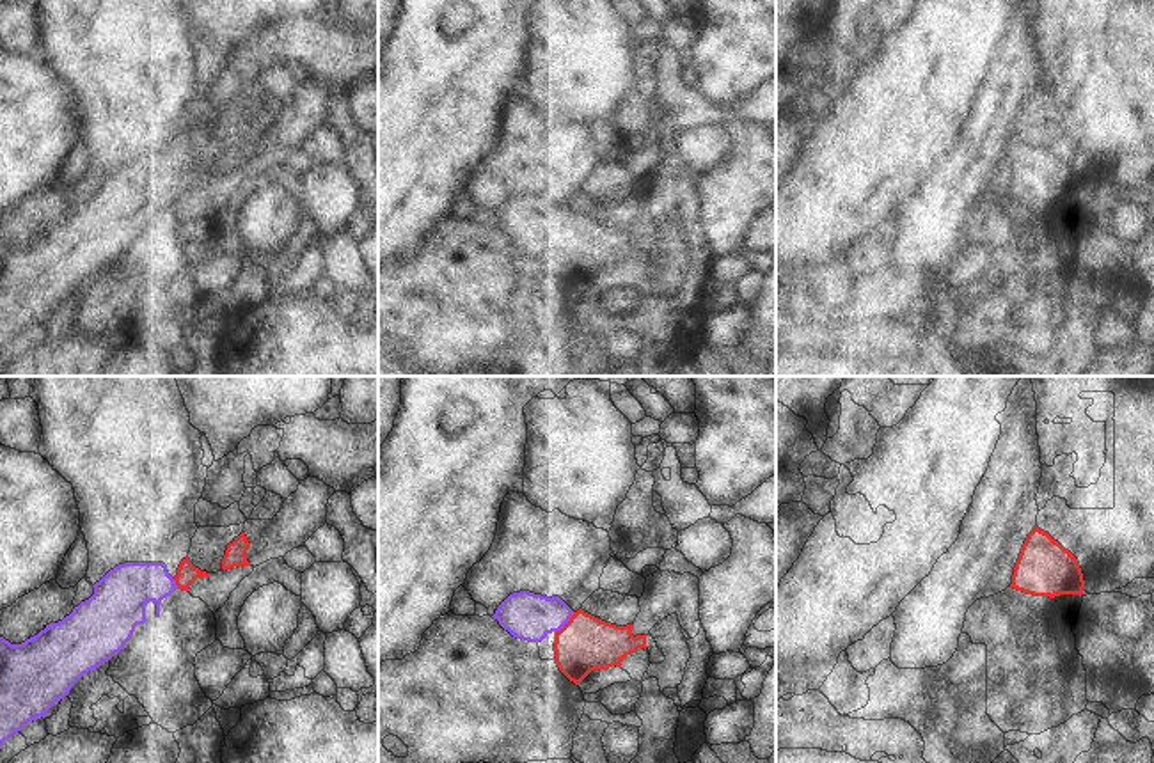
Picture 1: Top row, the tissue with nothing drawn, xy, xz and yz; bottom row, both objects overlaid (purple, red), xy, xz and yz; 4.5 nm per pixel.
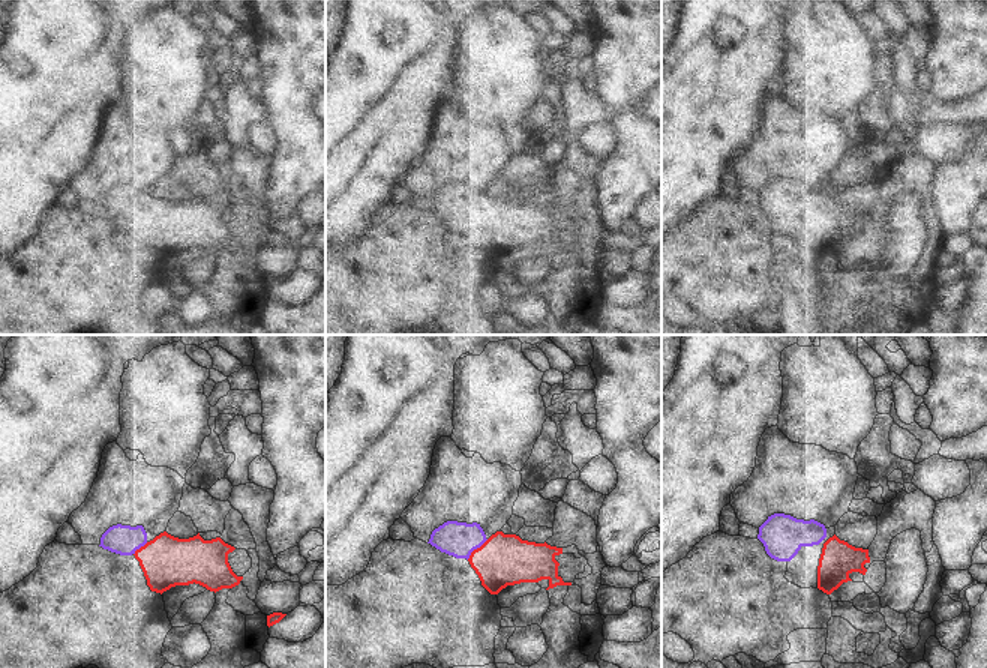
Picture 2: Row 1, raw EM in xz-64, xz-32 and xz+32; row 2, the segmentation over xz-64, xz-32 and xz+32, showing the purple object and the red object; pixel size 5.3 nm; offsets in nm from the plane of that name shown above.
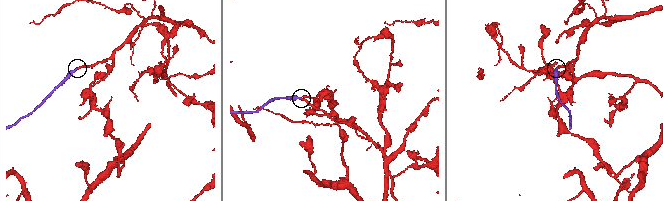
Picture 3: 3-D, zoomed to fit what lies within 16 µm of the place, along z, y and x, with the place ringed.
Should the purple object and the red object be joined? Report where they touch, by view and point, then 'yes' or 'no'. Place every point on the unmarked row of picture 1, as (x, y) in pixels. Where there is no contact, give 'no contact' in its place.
xz (565, 226) | yes

